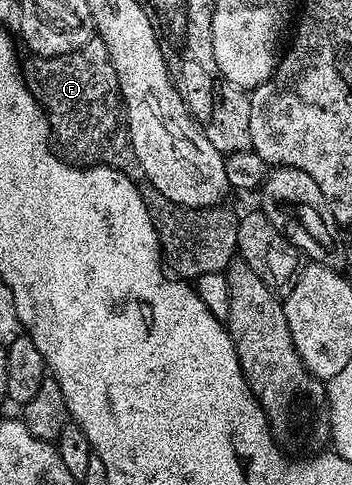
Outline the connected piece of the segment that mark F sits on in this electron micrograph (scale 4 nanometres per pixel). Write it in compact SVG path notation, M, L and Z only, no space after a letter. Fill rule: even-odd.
M94 39L67 55L29 55L26 58L23 61L25 81L33 96L41 102L45 118L49 120L52 140L59 149L61 144L60 152L66 158L85 167L98 163L112 165L114 169L122 169L136 183L157 232L164 268L181 279L224 273L238 256L238 214L221 205L211 205L206 209L176 205L151 187L147 175L143 175L143 167L139 167L139 159L135 159L133 146L122 132L123 102L119 79L115 67L109 62L107 47L99 39ZM120 129L121 133L117 133Z

